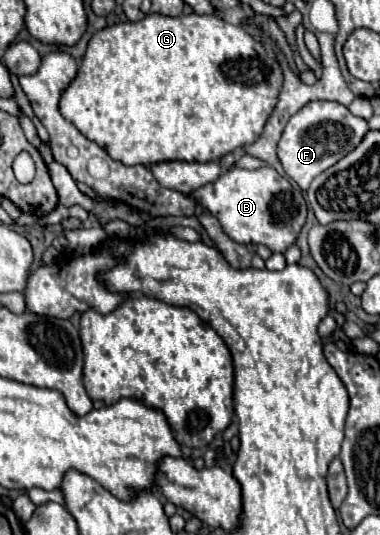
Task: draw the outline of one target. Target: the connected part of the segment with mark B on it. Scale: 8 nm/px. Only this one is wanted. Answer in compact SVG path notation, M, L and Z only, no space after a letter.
M232 167L224 171L216 183L208 183L190 193L196 203L214 215L224 233L242 245L266 245L274 253L284 253L298 237L306 221L306 203L300 189L296 189L286 177L278 175L272 167L260 167L254 171Z

